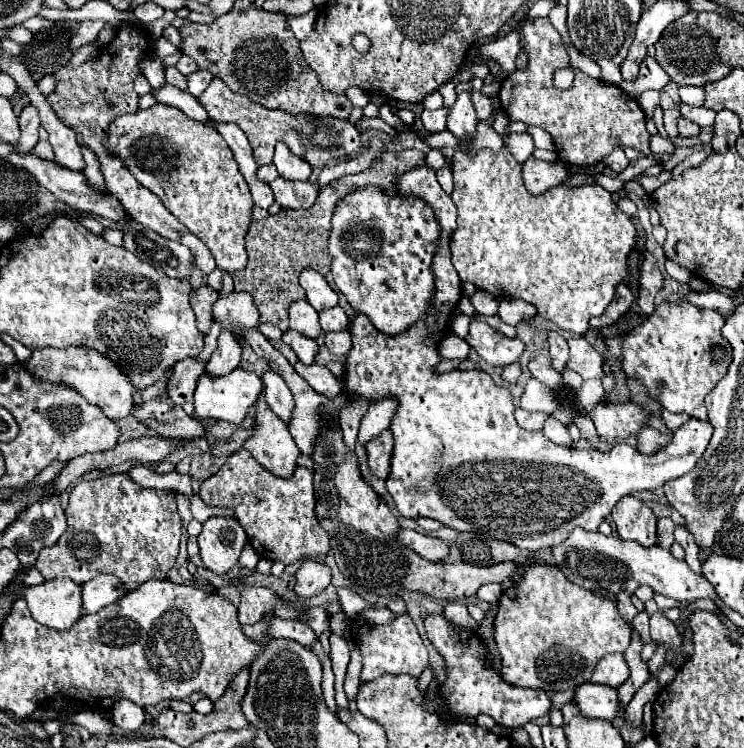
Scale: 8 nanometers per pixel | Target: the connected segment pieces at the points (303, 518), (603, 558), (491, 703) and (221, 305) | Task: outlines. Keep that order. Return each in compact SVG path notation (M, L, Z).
M240 449L230 455L218 473L200 485L198 495L206 505L232 509L238 523L248 533L250 545L262 559L276 559L290 565L298 559L326 555L330 549L330 539L314 515L316 501L310 469L296 467L294 475L288 479L274 477L268 469L256 465L254 457L246 449Z
M574 529L566 541L556 545L552 549L554 559L560 567L560 571L566 575L566 579L582 589L604 589L618 597L620 603L628 605L628 597L634 595L634 591L640 585L652 587L654 593L672 597L680 603L698 601L698 599L710 599L716 601L714 587L706 581L702 573L694 573L686 561L674 559L670 551L652 545L642 547L636 541L624 541L620 537L604 537L600 531L584 531Z
M428 615L424 619L424 627L430 643L446 661L448 679L440 691L450 715L476 717L480 713L486 713L494 717L496 723L514 729L514 727L522 727L530 719L550 713L552 701L542 689L524 689L510 685L492 669L488 651L476 633L454 627L444 619L444 615Z
M232 291L214 303L214 319L222 323L222 329L230 331L232 327L256 327L260 315L250 293Z

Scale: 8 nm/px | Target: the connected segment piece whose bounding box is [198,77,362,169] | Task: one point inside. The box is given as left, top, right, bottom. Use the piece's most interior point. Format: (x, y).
(318, 140)

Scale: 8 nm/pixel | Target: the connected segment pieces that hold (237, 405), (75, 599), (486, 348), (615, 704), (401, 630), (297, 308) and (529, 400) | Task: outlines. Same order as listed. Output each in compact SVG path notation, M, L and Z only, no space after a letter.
M242 367L230 371L228 375L222 375L222 377L210 377L210 375L202 375L198 379L198 387L194 391L194 415L200 419L200 421L230 421L230 423L236 423L240 425L244 421L244 417L248 415L248 411L252 409L252 405L256 403L260 391L262 391L262 379L252 373L252 371L246 371Z
M52 579L28 587L24 599L32 617L56 631L70 629L82 617L82 585L70 579Z
M472 321L466 343L492 367L506 367L526 351L526 345L520 339L506 337L482 321Z
M584 683L576 689L576 695L572 699L586 717L600 717L612 721L622 711L622 705L618 701L616 689L610 689L608 685L596 685L596 683Z
M408 615L396 617L390 625L374 625L374 623L350 623L350 633L362 653L362 675L360 685L366 681L374 681L382 677L382 673L406 673L406 675L420 675L428 665L428 651Z
M294 301L289 308L289 329L302 333L304 337L316 339L322 333L320 321L318 321L318 313L314 311L314 307L306 301Z
M530 379L524 387L522 399L520 399L520 407L526 411L546 411L552 413L556 407L560 405L558 397L554 391L550 391L544 383L540 383L538 379Z

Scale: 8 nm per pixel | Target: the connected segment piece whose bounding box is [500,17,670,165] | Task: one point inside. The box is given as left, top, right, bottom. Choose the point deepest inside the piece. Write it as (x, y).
(586, 121)

